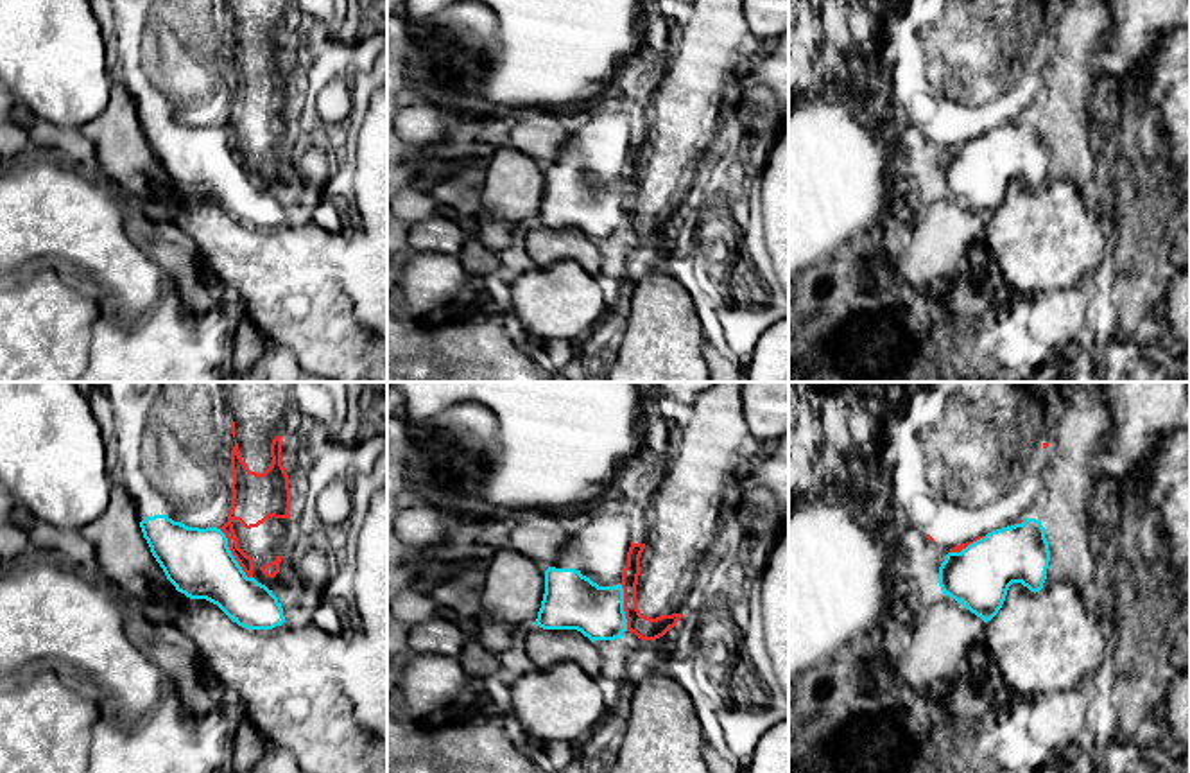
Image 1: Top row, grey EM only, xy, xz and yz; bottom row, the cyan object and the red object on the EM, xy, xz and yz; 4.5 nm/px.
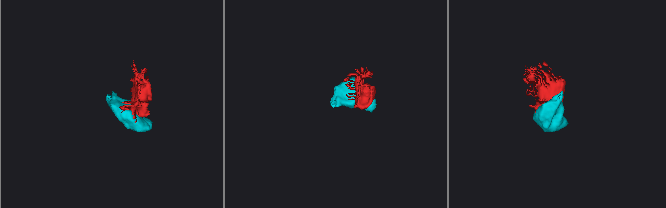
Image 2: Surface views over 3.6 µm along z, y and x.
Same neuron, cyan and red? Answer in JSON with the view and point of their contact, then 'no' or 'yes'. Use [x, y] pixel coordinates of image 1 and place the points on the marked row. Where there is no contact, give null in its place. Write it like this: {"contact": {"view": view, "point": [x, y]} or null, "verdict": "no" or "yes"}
{"contact": {"view": "xy", "point": [232, 555]}, "verdict": "no"}

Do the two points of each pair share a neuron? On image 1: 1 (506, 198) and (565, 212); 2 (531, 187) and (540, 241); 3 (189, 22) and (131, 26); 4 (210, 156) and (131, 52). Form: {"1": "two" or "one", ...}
{"1": "two", "2": "two", "3": "one", "4": "one"}

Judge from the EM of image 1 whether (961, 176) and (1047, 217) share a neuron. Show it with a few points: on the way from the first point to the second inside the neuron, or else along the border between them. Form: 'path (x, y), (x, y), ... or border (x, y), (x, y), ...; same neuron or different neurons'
border (1038, 189), (1013, 182), (986, 221); different neurons

